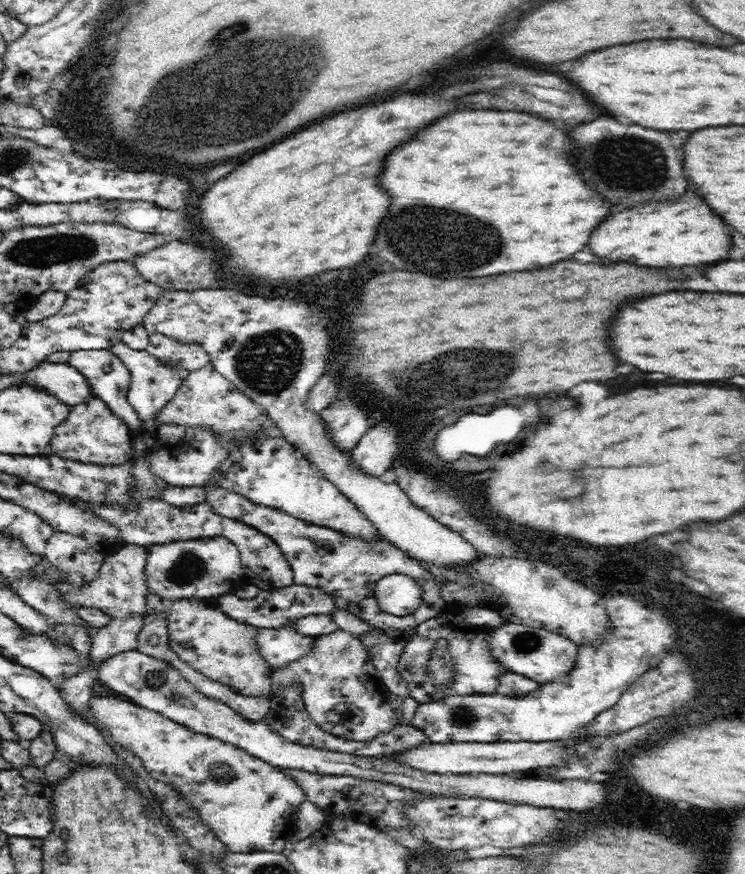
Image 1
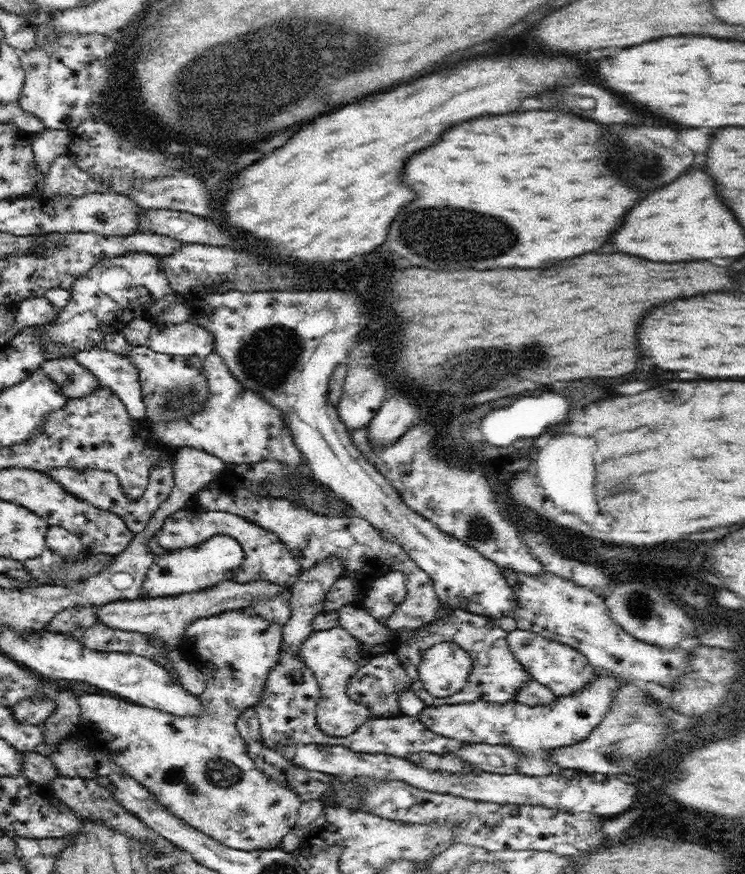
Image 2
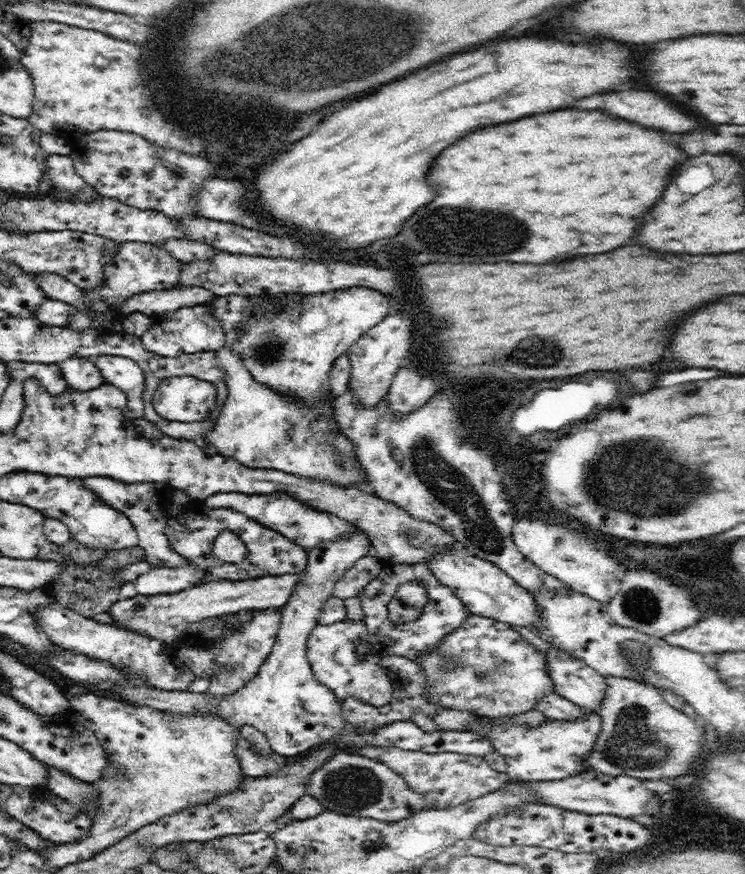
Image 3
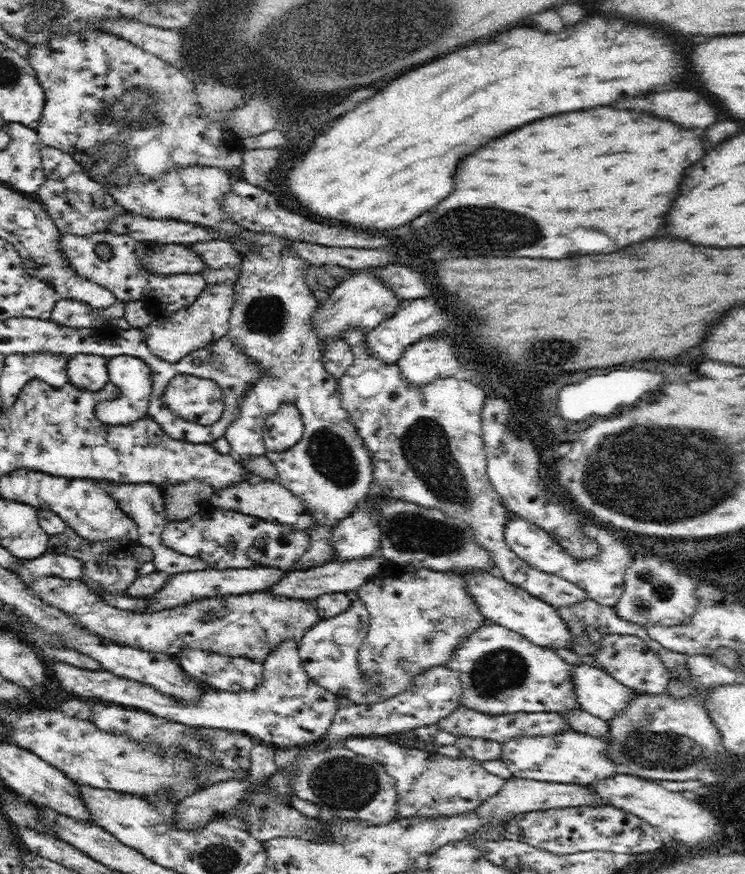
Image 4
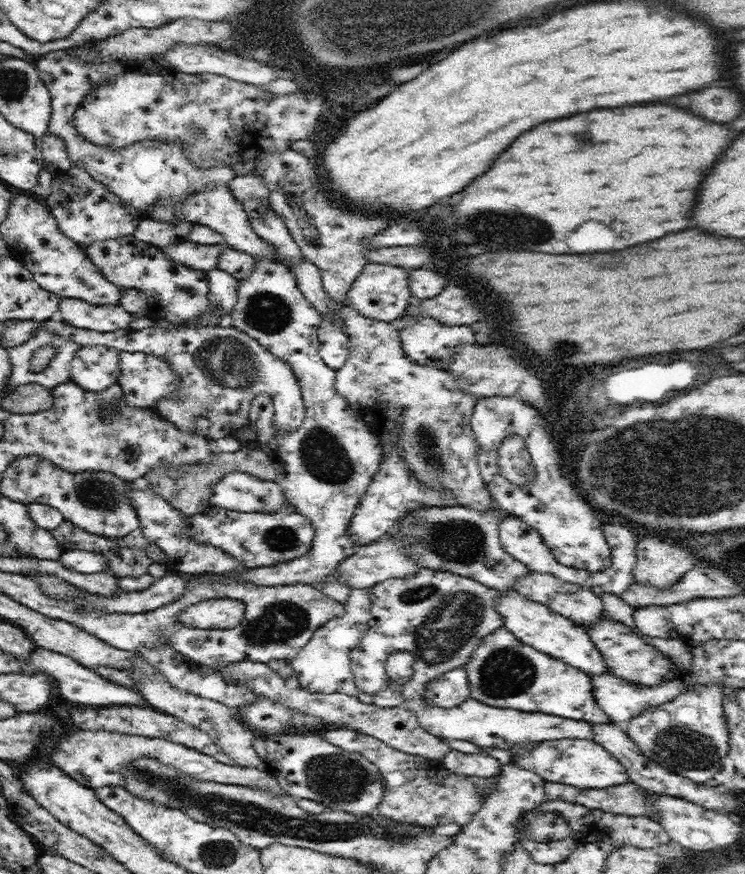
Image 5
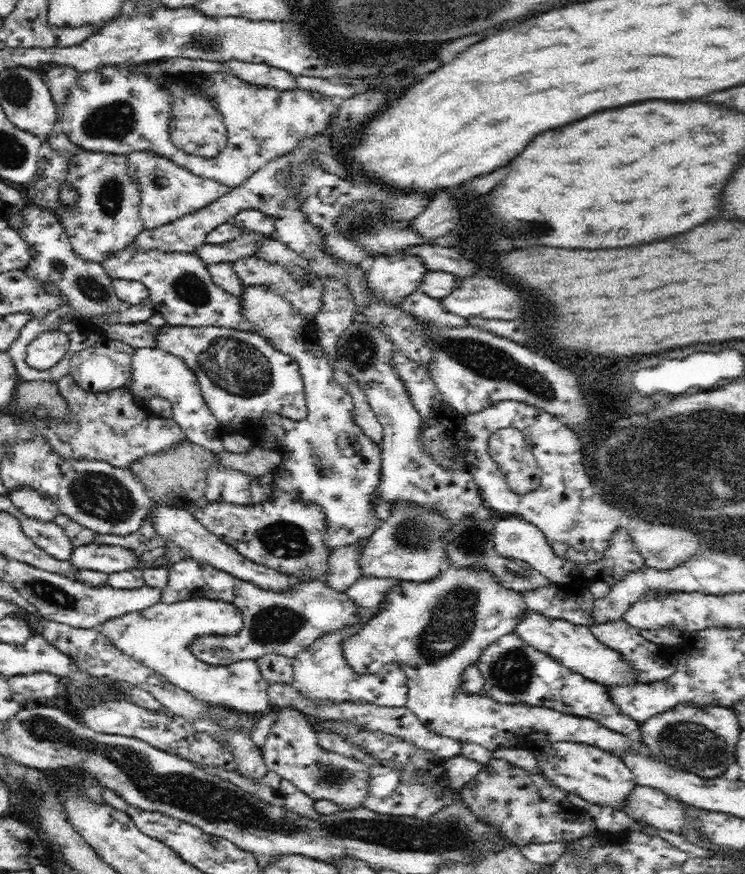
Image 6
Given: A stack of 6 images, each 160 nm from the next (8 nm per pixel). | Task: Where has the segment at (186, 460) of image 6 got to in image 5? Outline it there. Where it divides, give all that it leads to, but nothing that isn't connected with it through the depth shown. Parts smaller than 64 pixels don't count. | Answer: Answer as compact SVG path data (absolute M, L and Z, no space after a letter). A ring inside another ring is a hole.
M240 447L236 452L223 452L211 449L206 458L200 458L198 463L174 464L166 463L151 467L143 478L148 482L152 494L164 498L174 509L182 511L188 518L194 514L208 510L212 503L209 501L214 483L219 482L227 473L242 472L266 481L276 480L276 466L272 458L262 449Z

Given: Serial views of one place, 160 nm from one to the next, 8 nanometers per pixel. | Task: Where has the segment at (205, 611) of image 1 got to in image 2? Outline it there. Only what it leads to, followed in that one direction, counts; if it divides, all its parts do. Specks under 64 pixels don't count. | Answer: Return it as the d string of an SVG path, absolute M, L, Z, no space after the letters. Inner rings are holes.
M250 607L240 611L227 611L204 620L196 621L188 630L186 630L185 640L177 646L178 650L184 658L188 659L195 667L203 672L204 687L200 694L196 695L198 699L198 710L191 711L190 714L172 714L168 710L158 710L150 706L142 706L138 703L132 703L124 698L116 698L114 696L105 696L102 694L84 694L84 696L76 697L78 703L79 727L85 731L86 735L94 745L94 747L102 753L110 765L118 769L118 772L124 773L127 777L134 779L136 784L144 788L150 793L151 800L158 804L159 808L166 809L166 812L184 819L190 826L196 827L198 830L211 836L214 840L240 850L254 850L256 846L280 846L282 839L293 830L297 823L298 806L301 800L296 797L292 791L288 791L286 787L278 785L278 783L262 777L260 771L252 766L252 760L246 753L247 742L242 738L237 727L238 717L250 709L252 703L258 698L259 691L262 690L262 684L266 680L268 670L277 662L278 652L282 644L281 641L282 624L277 620L268 620L256 613L256 608Z

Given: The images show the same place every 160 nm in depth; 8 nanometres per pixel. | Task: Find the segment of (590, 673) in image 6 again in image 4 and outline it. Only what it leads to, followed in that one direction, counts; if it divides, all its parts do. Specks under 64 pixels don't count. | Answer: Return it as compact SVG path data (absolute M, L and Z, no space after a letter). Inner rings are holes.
M482 573L469 580L474 598L486 615L488 623L496 623L508 630L514 631L526 638L532 644L552 649L568 648L577 653L577 637L574 636L571 626L564 619L559 610L555 610L546 602L532 596L522 588L514 586L498 573Z

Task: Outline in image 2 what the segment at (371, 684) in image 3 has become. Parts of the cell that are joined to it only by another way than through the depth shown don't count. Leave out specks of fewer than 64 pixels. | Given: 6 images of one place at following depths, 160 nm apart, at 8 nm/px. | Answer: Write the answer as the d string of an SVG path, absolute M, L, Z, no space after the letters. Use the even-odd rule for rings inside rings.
M340 625L328 630L314 629L303 646L303 658L320 681L322 698L317 710L317 725L330 736L352 734L370 717L370 711L350 700L344 693L348 678L372 657L367 646L349 630Z

